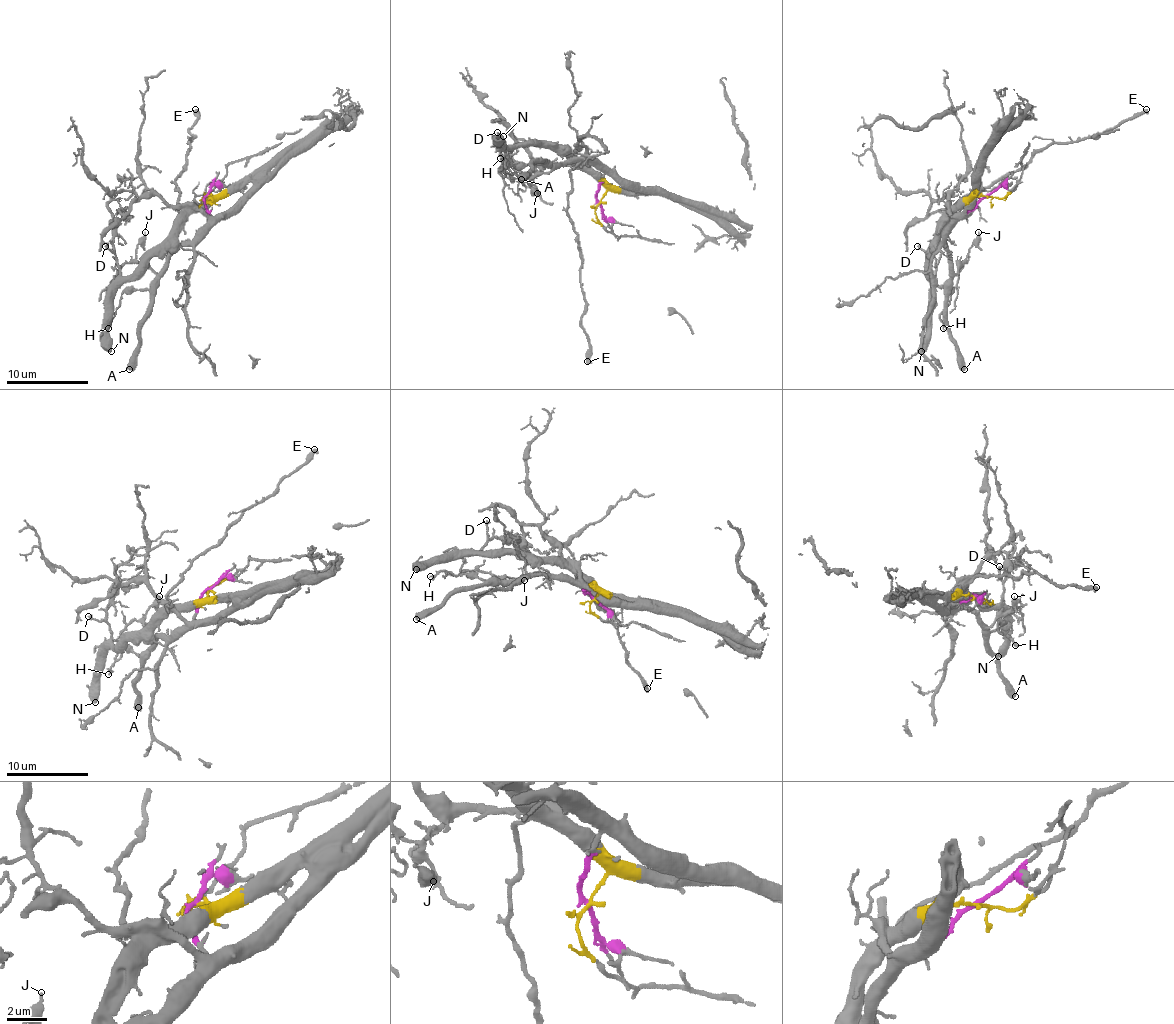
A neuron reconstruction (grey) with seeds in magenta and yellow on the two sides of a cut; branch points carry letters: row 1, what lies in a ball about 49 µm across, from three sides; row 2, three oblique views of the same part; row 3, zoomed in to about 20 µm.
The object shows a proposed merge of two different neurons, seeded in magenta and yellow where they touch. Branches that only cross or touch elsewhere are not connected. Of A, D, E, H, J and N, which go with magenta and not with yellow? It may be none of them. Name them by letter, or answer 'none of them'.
A, H, J

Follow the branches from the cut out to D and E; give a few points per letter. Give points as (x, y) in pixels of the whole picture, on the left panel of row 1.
D: (207, 196), (213, 196), (203, 207), (197, 207), (128, 276), (122, 274), (118, 260), (105, 245)
E: (207, 196), (213, 196), (203, 207), (181, 207), (175, 180), (193, 137), (195, 109)

